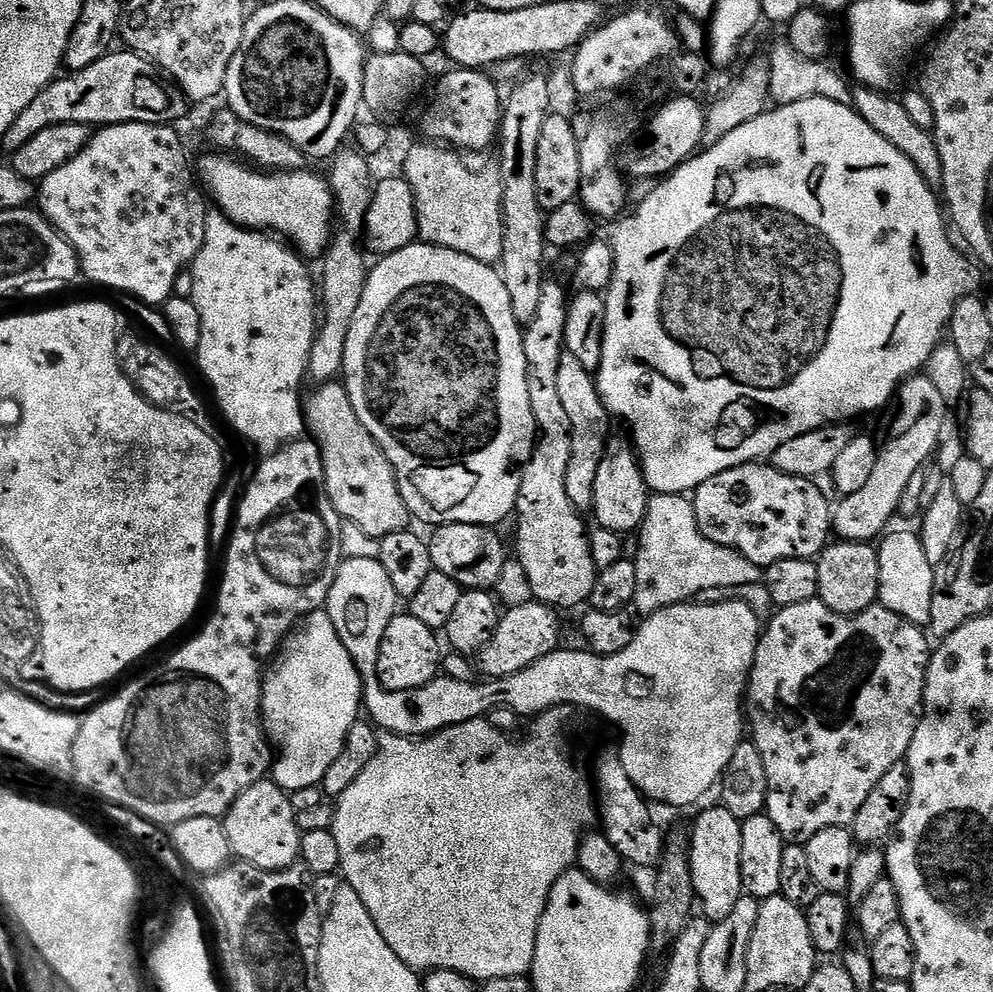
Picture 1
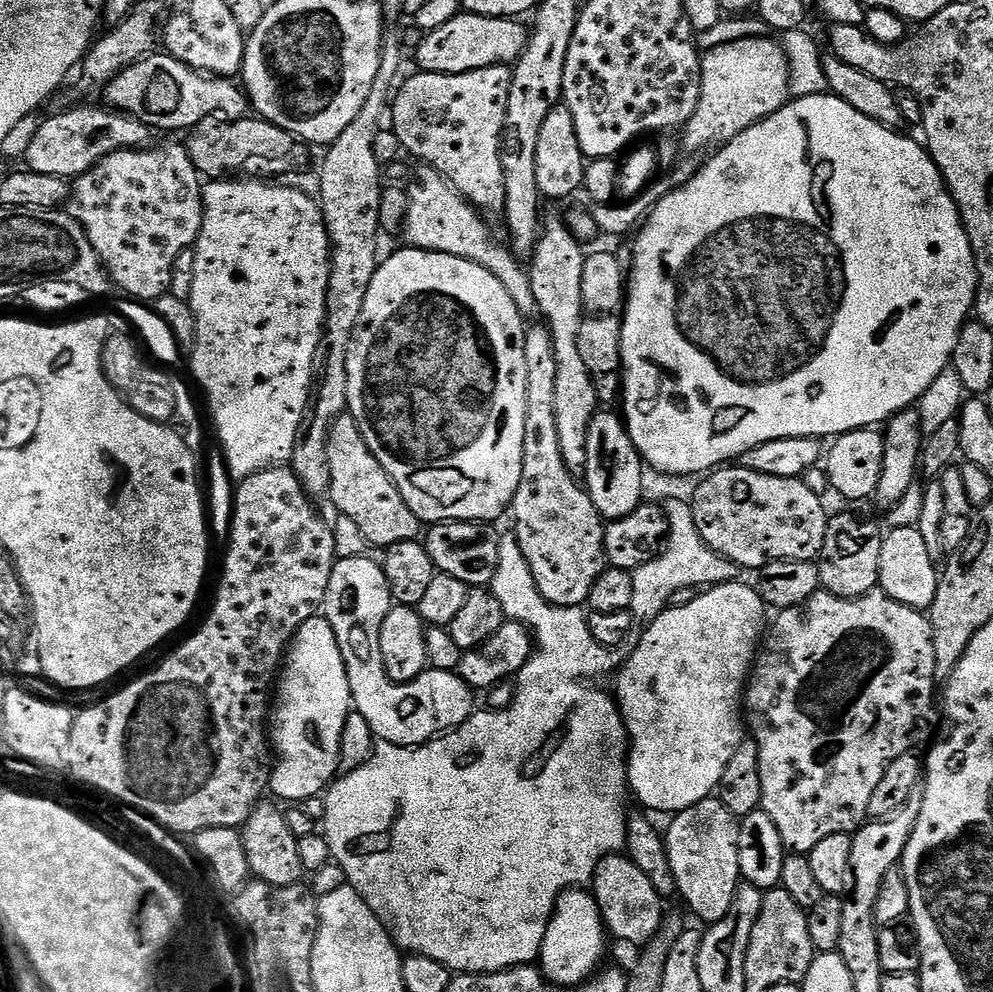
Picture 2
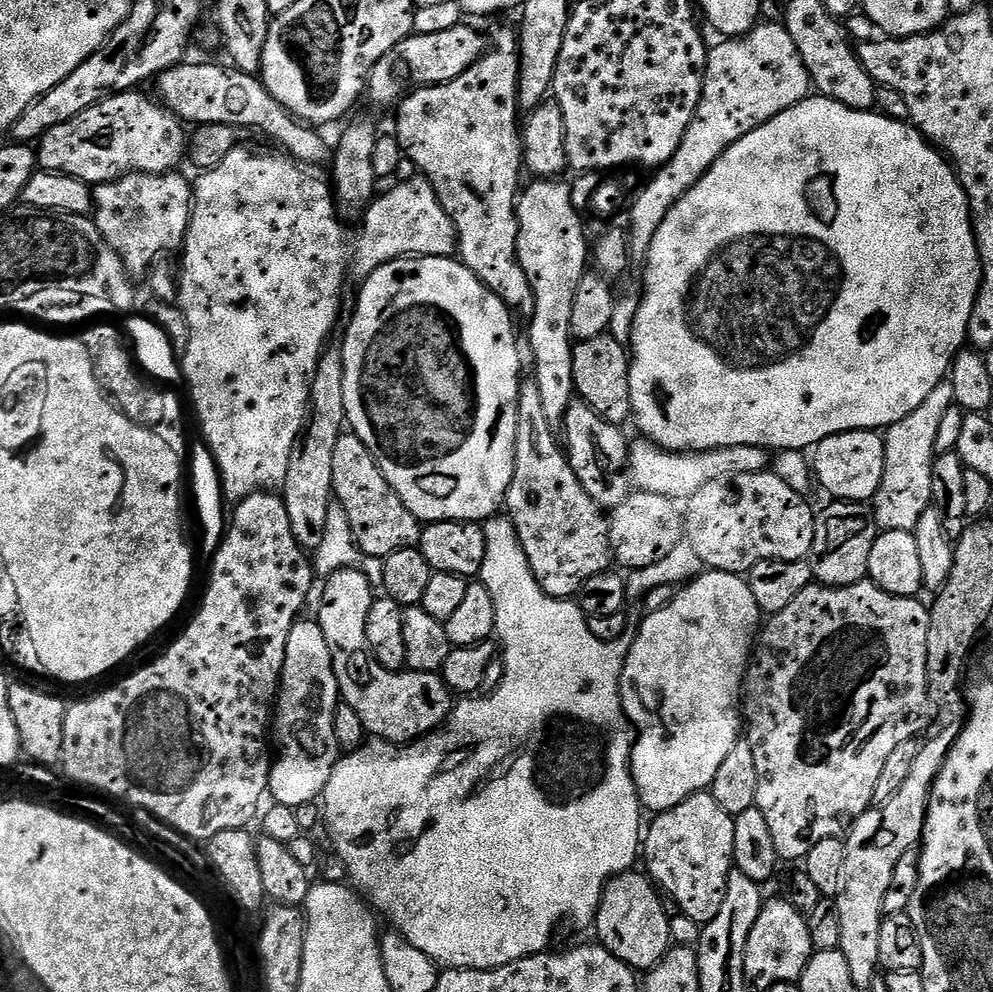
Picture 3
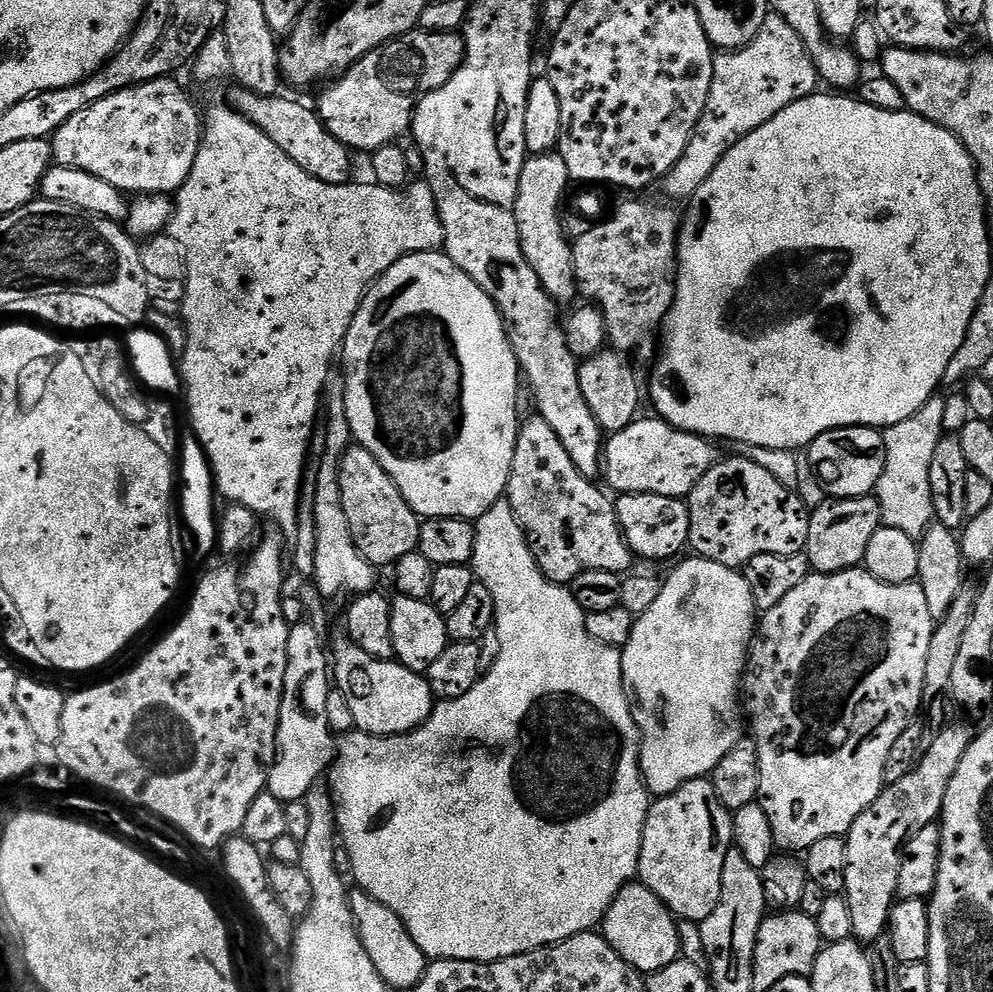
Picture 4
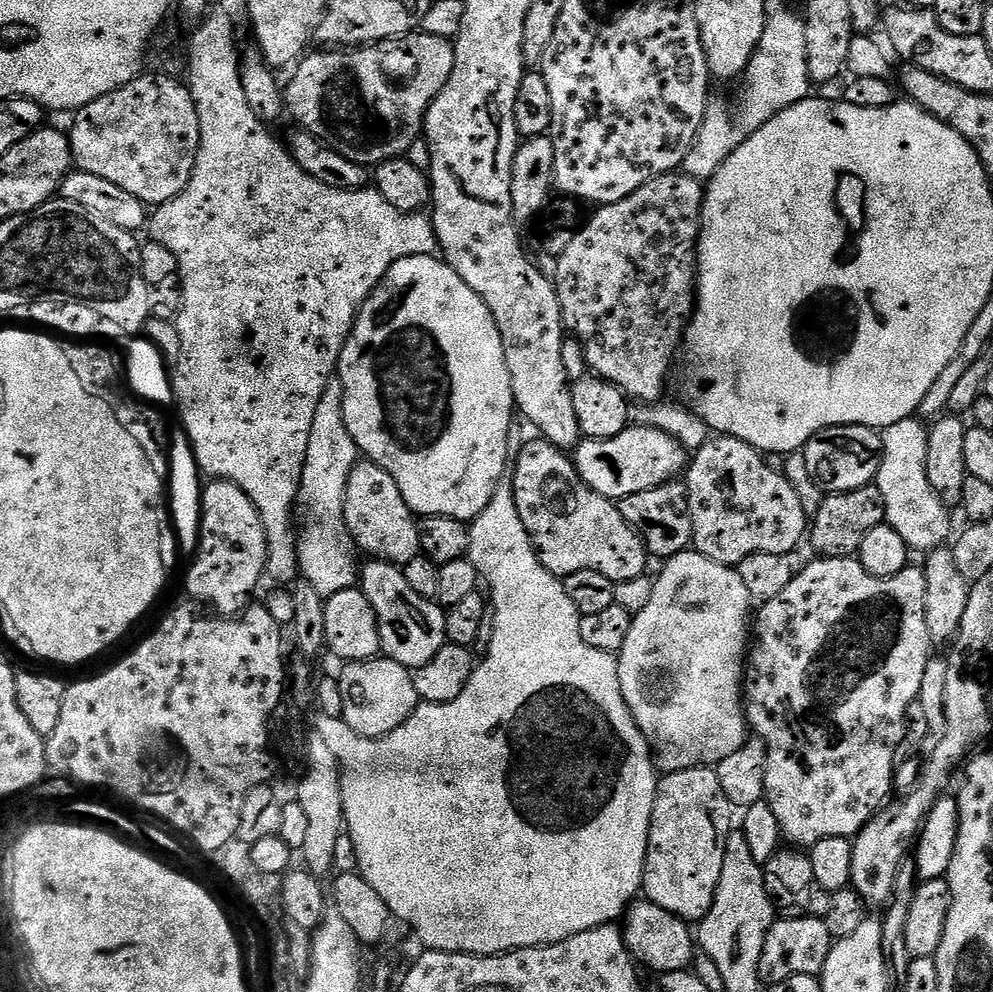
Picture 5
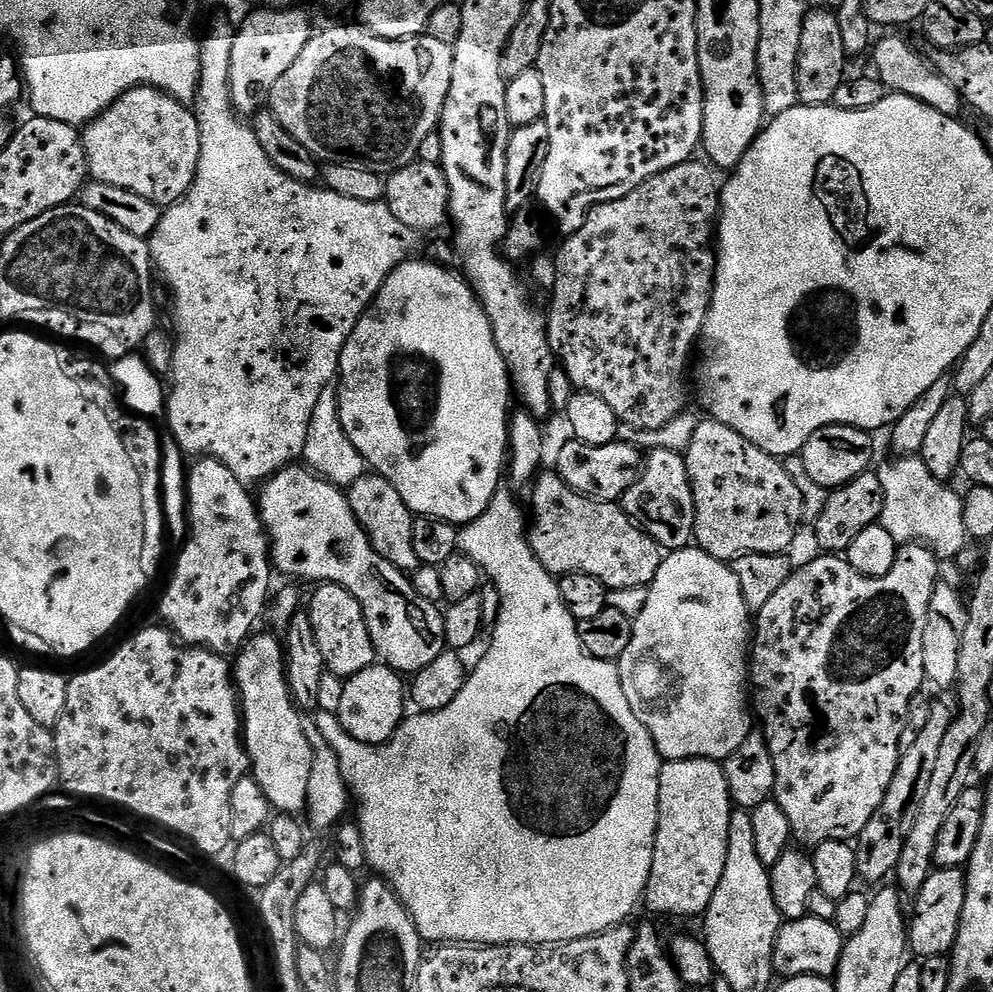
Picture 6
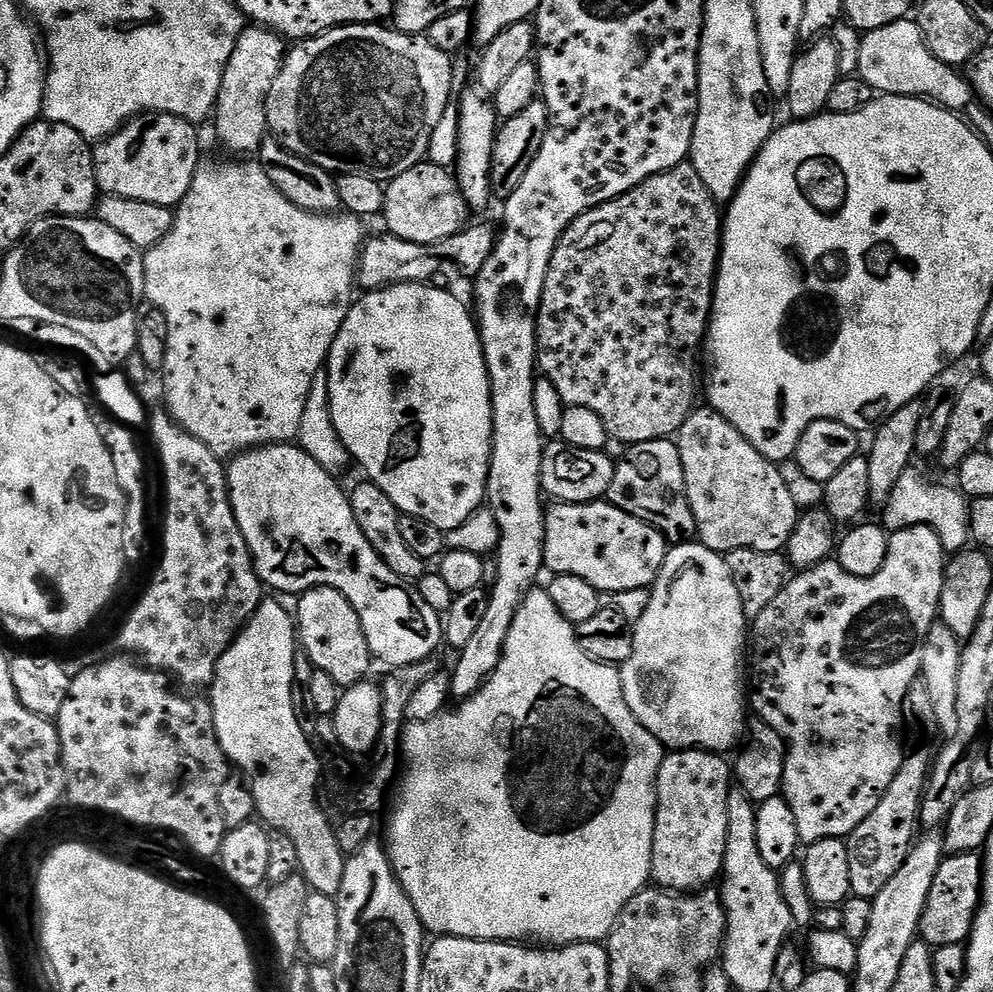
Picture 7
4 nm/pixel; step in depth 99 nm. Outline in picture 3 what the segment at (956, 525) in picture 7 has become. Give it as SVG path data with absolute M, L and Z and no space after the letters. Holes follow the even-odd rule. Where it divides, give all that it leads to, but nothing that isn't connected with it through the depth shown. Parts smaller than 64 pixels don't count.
M950 382L940 384L930 390L926 402L918 406L906 419L891 424L883 433L884 438L884 477L874 497L874 511L877 525L883 531L913 531L918 526L918 518L933 503L932 463L936 461L936 439L938 425L946 410L956 404L954 386Z

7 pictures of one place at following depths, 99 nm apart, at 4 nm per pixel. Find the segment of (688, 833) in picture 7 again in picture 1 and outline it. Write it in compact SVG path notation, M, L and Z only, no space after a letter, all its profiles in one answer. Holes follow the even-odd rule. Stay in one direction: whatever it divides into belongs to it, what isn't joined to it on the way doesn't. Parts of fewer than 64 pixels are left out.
M722 806L708 808L690 827L688 861L699 911L715 922L726 918L745 895L742 882L742 821Z

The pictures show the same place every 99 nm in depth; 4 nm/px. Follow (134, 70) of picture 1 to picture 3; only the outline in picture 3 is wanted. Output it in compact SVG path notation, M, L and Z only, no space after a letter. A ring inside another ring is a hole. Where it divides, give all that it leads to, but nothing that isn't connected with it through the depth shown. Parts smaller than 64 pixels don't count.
M181 62L170 70L161 72L155 81L154 87L157 88L159 99L165 108L171 110L175 116L187 122L192 126L203 124L229 124L239 130L245 128L257 128L264 136L269 136L276 143L281 144L283 151L287 153L291 159L299 162L304 166L312 166L308 164L324 164L327 165L330 160L330 144L327 144L322 137L319 136L317 129L313 125L298 119L290 110L286 110L286 106L282 106L282 102L278 102L278 98L274 98L264 83L257 75L249 72L243 72L239 68L226 64L226 67L218 64L188 64L189 62Z

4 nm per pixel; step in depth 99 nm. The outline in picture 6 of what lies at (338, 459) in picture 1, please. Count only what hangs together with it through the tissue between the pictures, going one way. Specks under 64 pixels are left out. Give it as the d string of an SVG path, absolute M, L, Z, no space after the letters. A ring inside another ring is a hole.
M366 474L347 489L346 495L350 510L354 510L362 530L368 535L368 540L378 555L405 574L411 574L421 567L418 554L414 554L414 542L410 542L414 513L406 506L406 502L402 502L402 494L398 494L398 490L394 490L394 486L386 482L386 478Z

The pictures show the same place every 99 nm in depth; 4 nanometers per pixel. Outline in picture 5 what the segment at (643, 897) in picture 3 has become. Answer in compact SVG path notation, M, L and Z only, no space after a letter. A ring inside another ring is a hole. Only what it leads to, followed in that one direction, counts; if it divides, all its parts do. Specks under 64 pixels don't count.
M640 898L629 907L622 917L624 945L637 965L653 968L657 974L666 972L686 972L693 967L698 951L697 941L687 923L674 914L662 910L654 902Z

